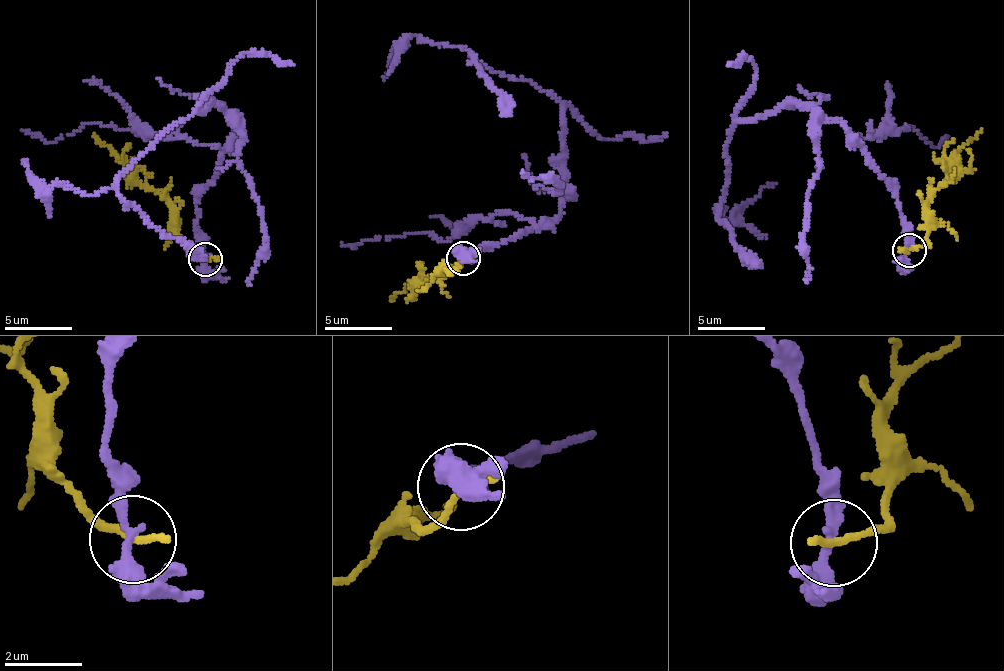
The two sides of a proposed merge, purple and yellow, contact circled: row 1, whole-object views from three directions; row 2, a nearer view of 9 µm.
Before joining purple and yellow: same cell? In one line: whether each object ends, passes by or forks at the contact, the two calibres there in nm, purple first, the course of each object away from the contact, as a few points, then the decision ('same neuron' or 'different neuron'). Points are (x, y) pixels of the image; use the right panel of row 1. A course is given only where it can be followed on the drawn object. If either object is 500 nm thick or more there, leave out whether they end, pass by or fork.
purple passes by; yellow ends; calibres 280 and 240 nm; course purple (908, 249), (897, 196), (838, 122), (795, 103), (740, 119), (724, 149), (716, 217), (776, 183); course yellow (908, 249), (926, 243), (926, 205), (931, 193), (951, 178), (960, 147), (981, 129); different neuron

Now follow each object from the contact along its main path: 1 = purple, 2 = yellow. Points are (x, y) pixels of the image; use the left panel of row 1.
1: (204, 258), (196, 203), (234, 126), (213, 101), (91, 195), (60, 185), (47, 192), (23, 160)
2: (204, 258), (178, 236), (178, 212), (144, 184), (94, 133)

